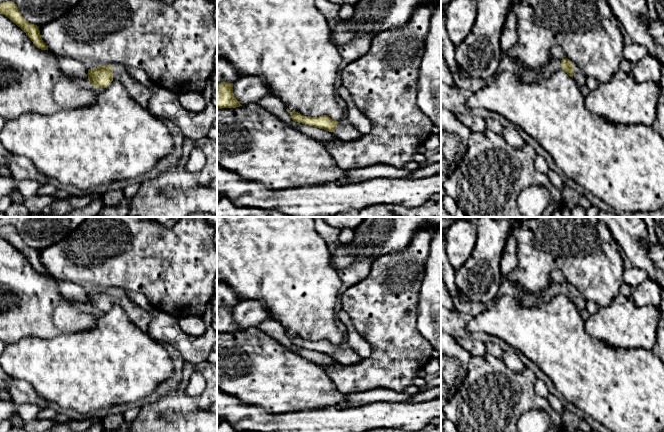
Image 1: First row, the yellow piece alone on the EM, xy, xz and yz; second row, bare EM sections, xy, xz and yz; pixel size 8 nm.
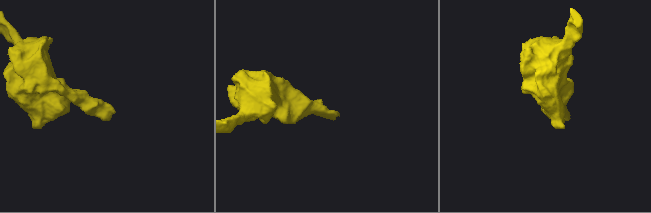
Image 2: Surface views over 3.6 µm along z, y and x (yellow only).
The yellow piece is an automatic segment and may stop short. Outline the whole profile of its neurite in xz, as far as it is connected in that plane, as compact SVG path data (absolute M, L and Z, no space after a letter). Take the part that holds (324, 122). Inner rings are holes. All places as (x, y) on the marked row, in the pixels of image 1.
M288 108L287 111L290 113L293 121L333 132L335 136L341 140L354 140L362 135L359 130L346 119L338 122L327 115L307 117L298 112L291 112Z

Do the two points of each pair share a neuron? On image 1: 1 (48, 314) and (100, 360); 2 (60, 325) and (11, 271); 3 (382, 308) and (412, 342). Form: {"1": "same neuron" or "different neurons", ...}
{"1": "different neurons", "2": "same neuron", "3": "same neuron"}

